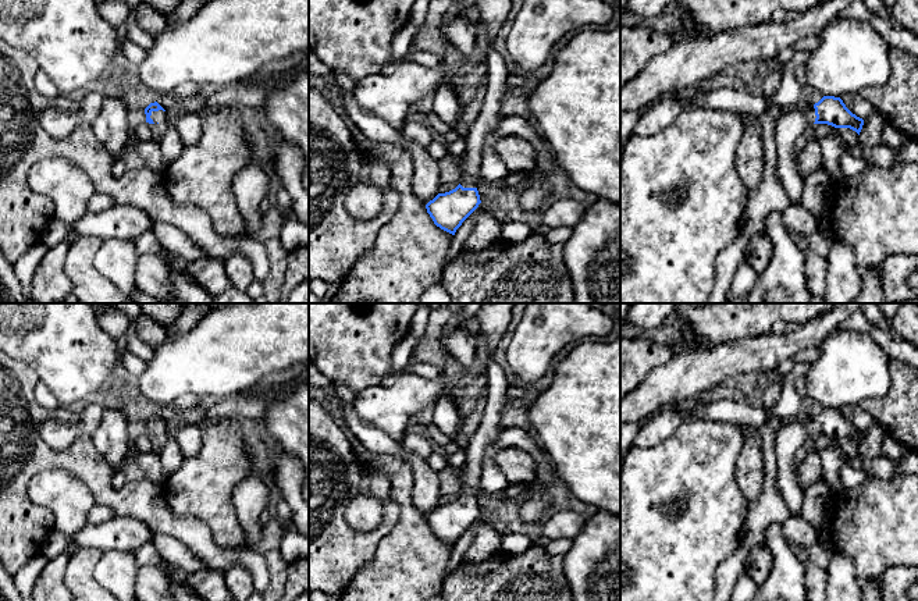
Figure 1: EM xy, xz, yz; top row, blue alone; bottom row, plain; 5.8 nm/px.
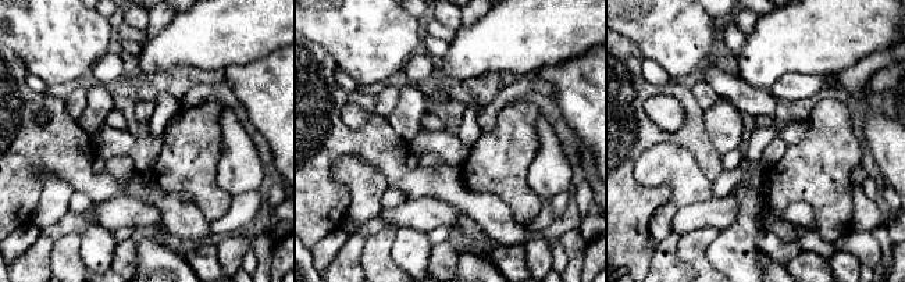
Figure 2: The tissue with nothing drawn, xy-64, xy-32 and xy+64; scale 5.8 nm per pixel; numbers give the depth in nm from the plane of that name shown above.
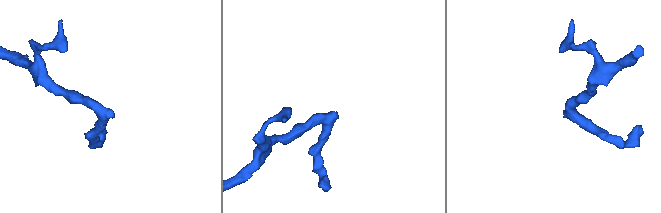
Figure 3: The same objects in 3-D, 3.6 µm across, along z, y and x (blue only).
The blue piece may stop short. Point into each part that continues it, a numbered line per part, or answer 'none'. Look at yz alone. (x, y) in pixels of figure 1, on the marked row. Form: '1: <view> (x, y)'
1: yz (792, 123)

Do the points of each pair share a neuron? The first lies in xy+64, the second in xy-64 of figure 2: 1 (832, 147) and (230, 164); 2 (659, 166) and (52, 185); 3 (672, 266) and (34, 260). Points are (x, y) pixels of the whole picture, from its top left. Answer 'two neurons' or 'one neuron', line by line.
1: two neurons
2: one neuron
3: one neuron

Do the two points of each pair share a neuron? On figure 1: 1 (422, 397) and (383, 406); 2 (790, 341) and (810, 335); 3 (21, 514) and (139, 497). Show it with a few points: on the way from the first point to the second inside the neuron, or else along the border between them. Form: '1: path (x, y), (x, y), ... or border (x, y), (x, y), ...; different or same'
1: path (412, 397), (406, 397), (392, 406); same
2: path (794, 341), (806, 335); same
3: path (24, 476), (39, 461), (77, 461), (102, 486); same

